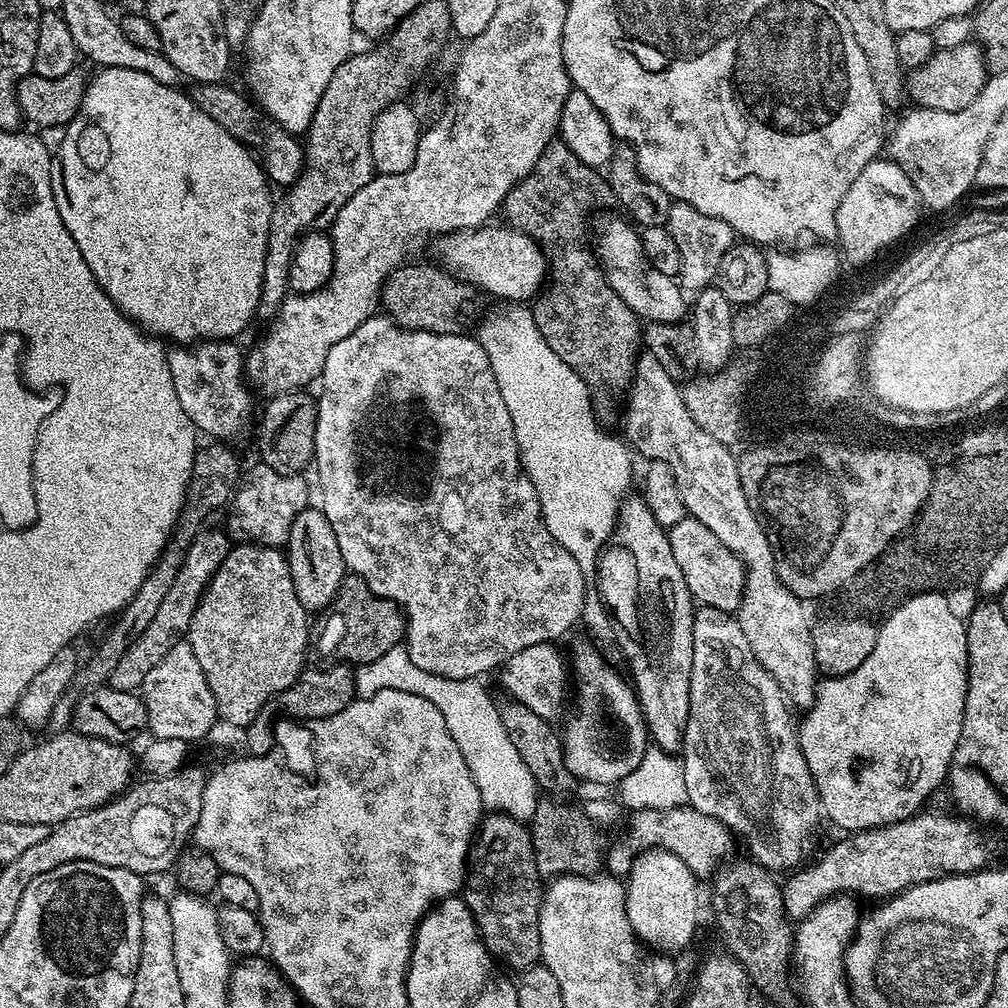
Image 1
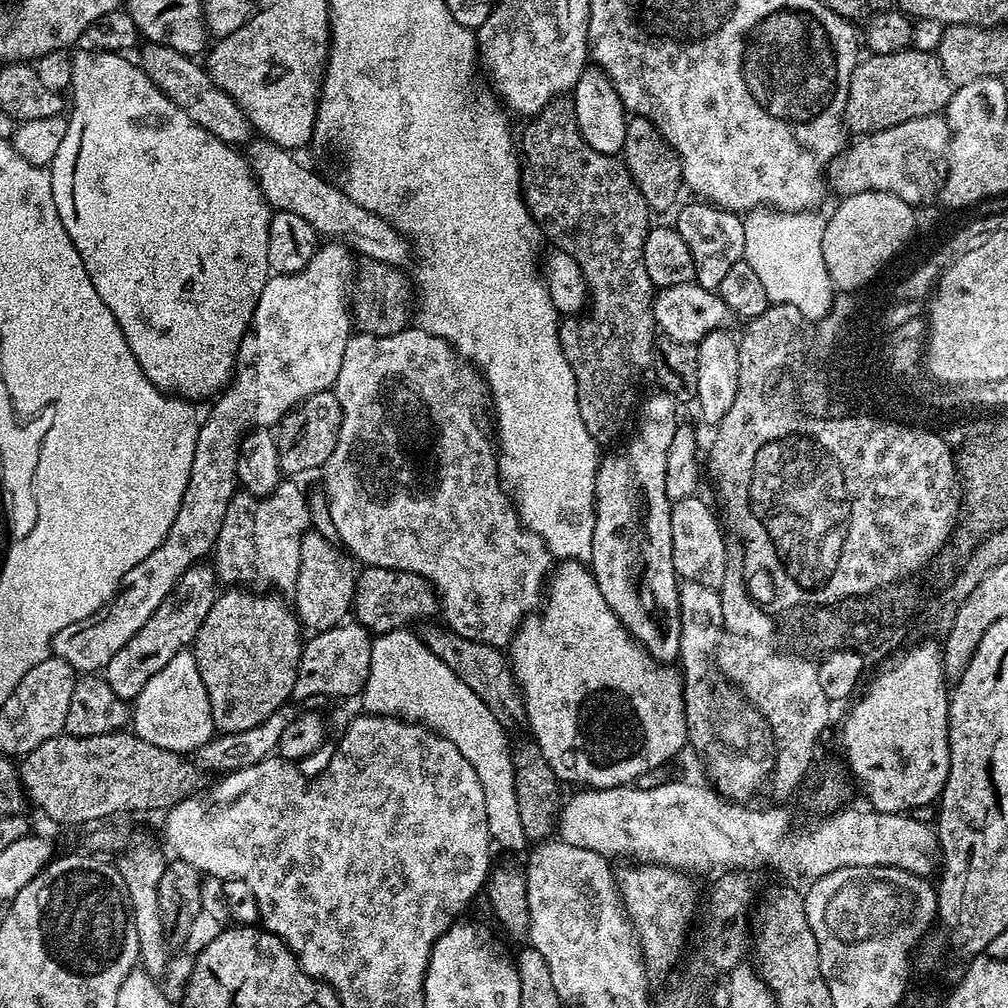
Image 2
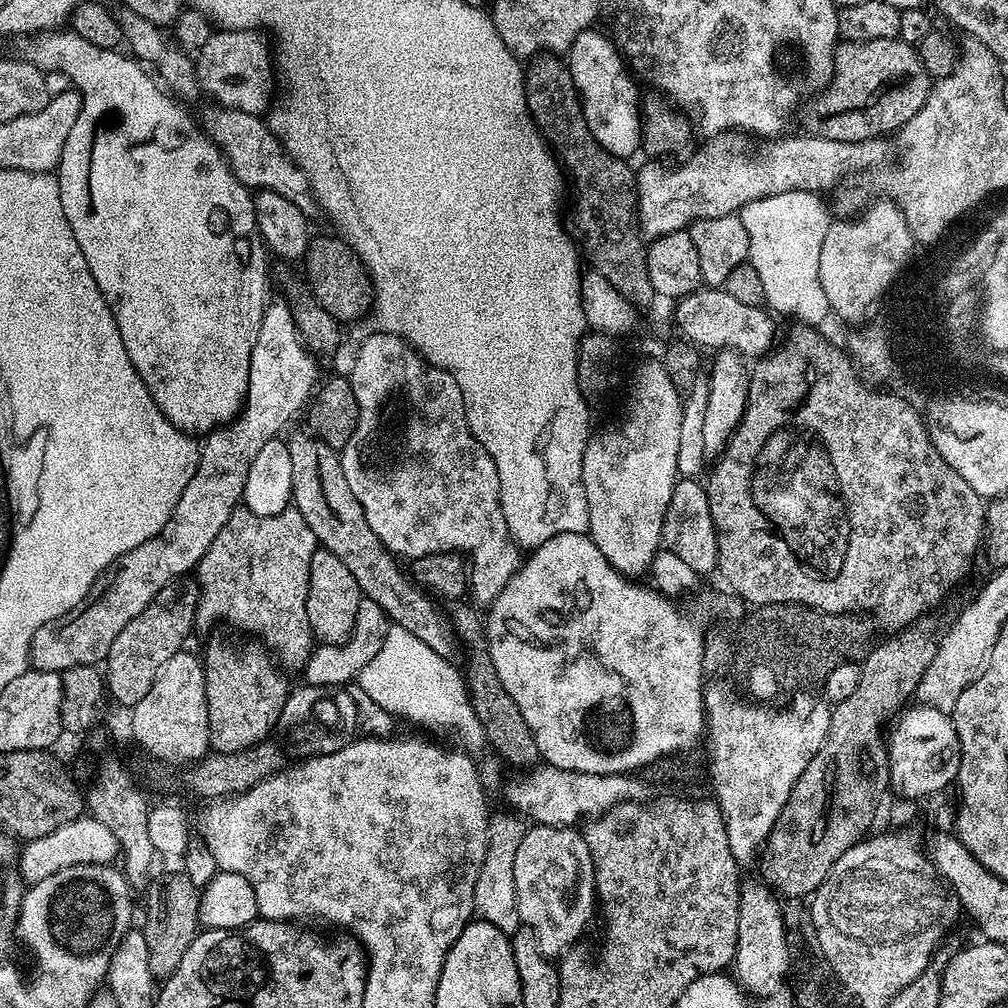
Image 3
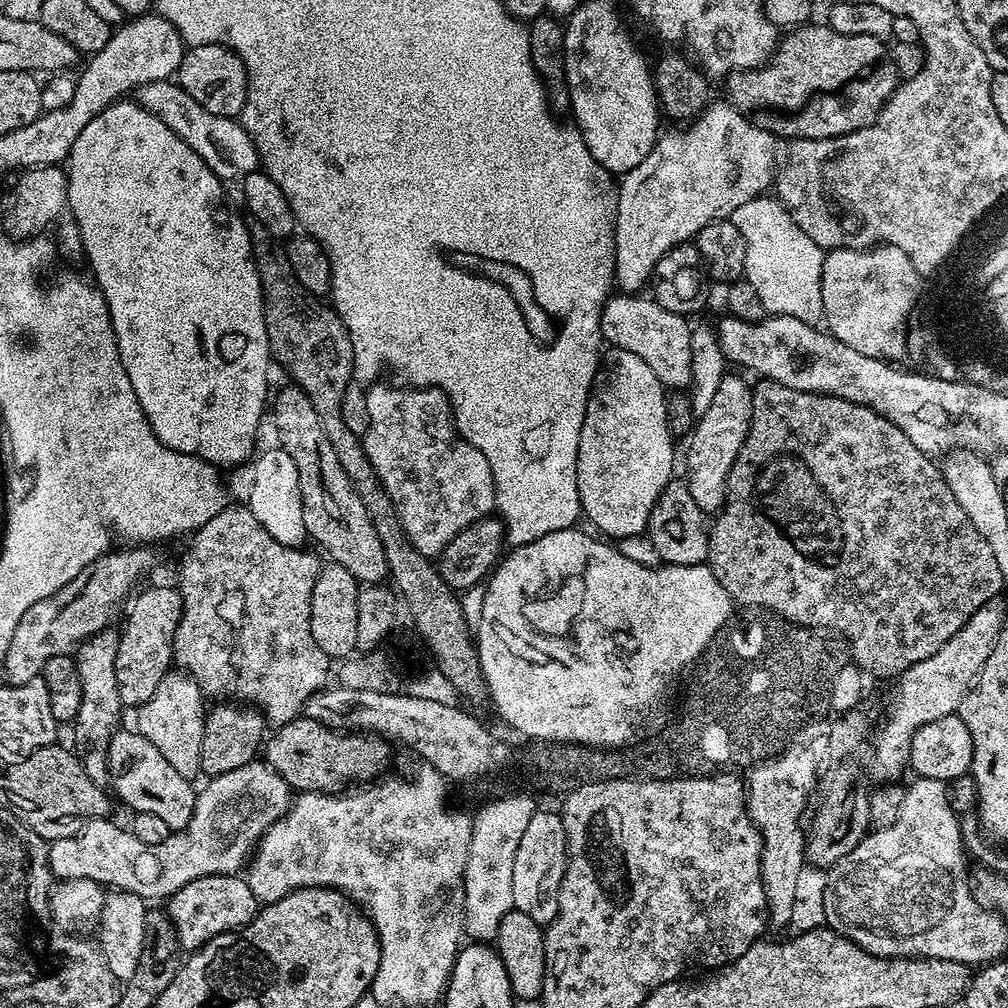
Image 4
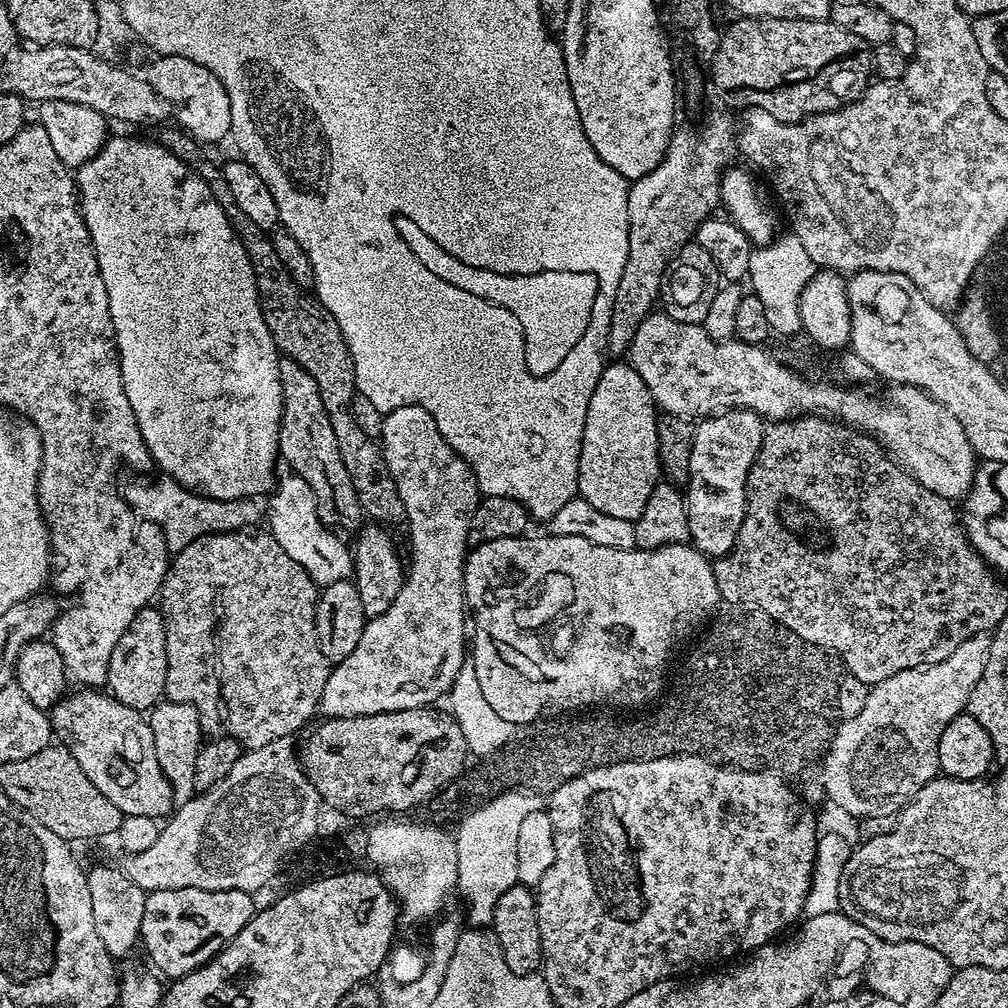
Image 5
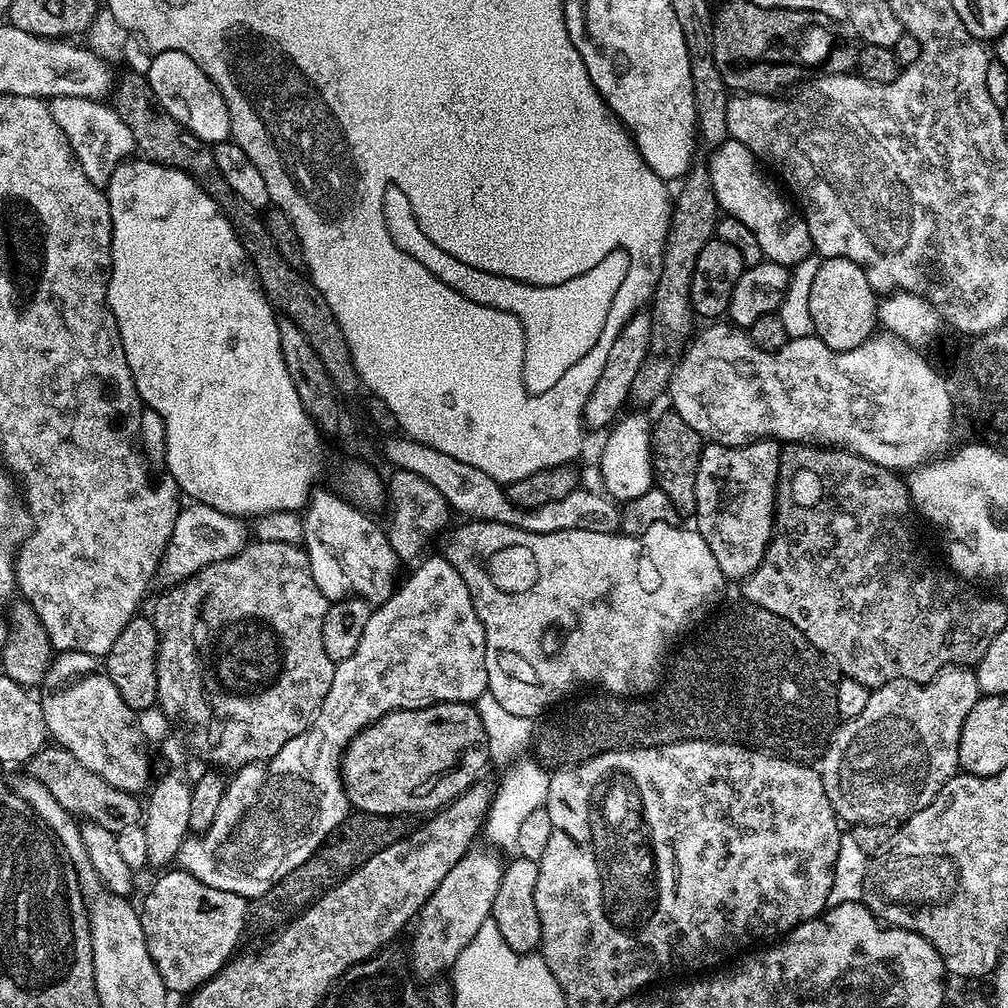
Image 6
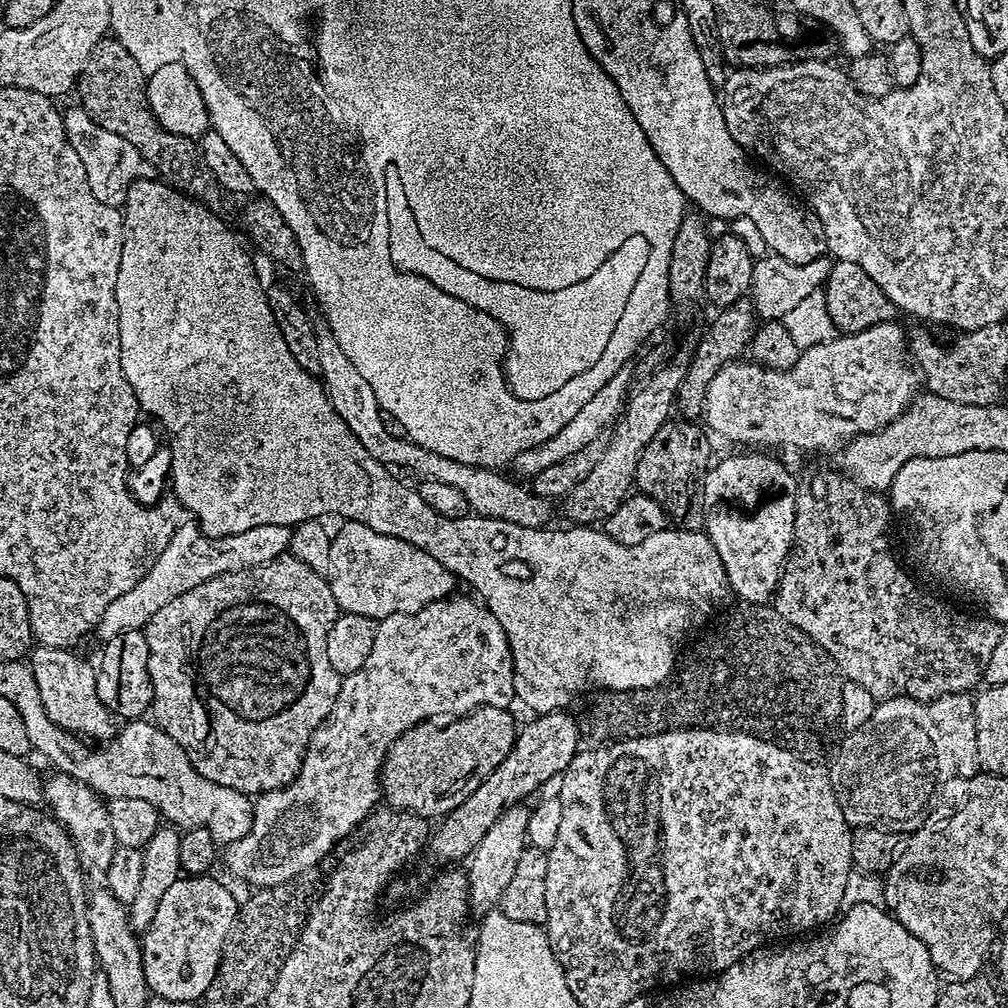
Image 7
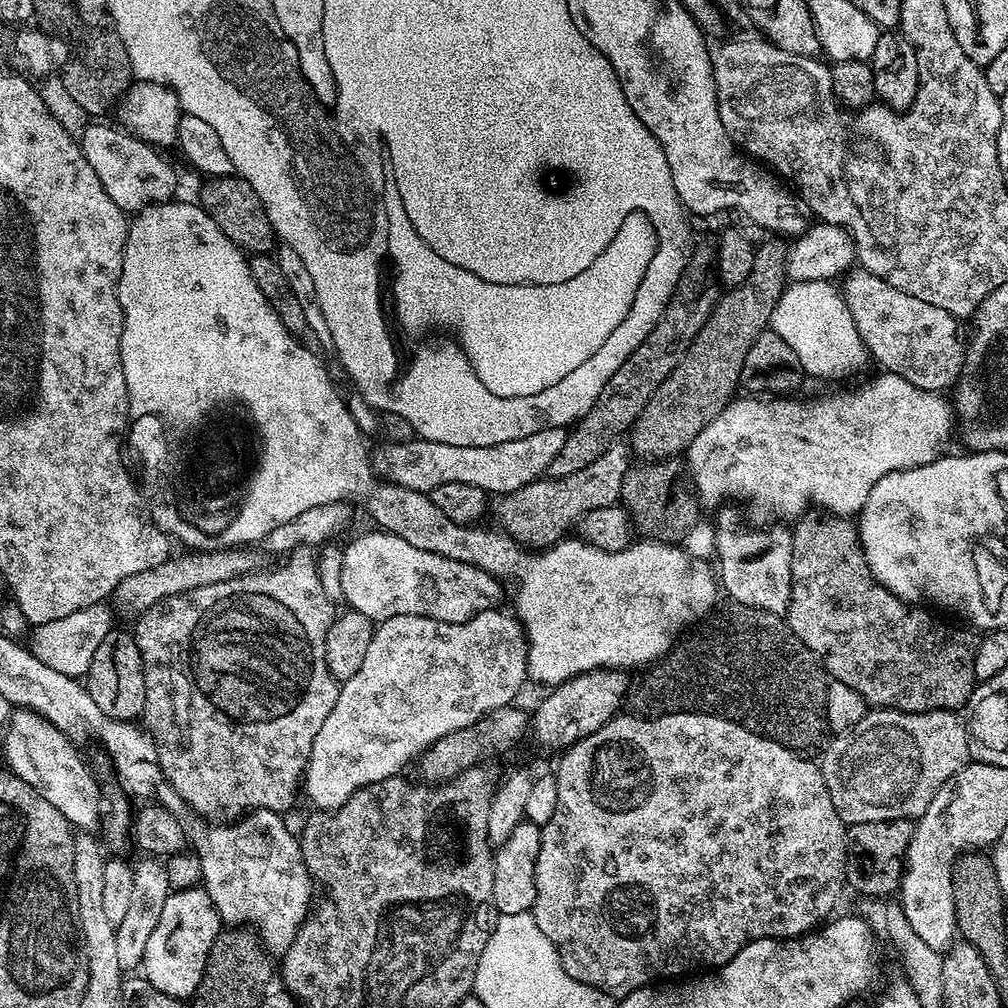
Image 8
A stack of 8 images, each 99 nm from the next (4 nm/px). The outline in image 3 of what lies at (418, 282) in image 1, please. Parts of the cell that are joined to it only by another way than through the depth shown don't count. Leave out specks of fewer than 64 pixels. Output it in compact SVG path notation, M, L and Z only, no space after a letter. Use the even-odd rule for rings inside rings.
M339 235L316 236L308 241L308 249L302 261L304 272L308 275L307 287L311 295L326 310L326 314L348 326L351 320L360 320L374 308L372 280L364 269L364 263L354 254L354 250ZM312 287L312 288L311 288Z

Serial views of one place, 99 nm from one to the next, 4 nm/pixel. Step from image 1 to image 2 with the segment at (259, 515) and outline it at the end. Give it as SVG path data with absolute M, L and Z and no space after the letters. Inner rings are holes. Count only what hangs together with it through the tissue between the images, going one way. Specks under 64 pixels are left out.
M292 478L281 479L280 485L268 496L252 496L240 490L232 497L214 549L216 578L221 585L241 584L252 590L295 593L298 562L302 562L302 538L312 523L308 496L295 482Z

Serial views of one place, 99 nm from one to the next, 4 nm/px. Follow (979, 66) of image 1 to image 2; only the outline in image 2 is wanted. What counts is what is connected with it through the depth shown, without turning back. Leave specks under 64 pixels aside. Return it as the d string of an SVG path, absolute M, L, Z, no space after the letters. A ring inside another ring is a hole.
M909 46L894 54L868 54L865 57L856 65L860 76L860 100L856 100L856 80L850 78L844 111L857 133L867 134L875 124L890 127L919 116L940 114L947 109L954 87L936 52L919 52Z

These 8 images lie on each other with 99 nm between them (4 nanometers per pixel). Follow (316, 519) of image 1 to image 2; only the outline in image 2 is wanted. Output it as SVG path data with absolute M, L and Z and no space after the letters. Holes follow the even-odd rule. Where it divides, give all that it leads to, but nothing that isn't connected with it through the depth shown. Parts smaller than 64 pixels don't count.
M315 530L308 531L302 538L302 562L298 562L298 582L294 593L294 611L301 625L317 633L345 623L347 616L344 615L352 612L357 575L353 557L333 537L323 536Z

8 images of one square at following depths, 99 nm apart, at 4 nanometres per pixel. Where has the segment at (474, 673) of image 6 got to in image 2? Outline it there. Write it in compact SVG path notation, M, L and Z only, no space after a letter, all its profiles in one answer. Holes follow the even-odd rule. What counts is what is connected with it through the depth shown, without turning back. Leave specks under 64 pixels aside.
M409 326L398 334L389 336L353 334L348 337L346 354L342 354L342 370L338 370L334 391L338 402L341 403L343 416L337 445L334 446L334 452L330 454L329 460L324 463L322 474L324 474L325 488L323 491L328 497L328 513L333 526L336 527L336 536L343 547L361 565L369 568L393 568L398 573L429 580L438 593L439 611L441 613L444 611L443 623L462 638L470 638L474 642L482 642L492 648L503 649L511 645L516 629L520 627L524 618L531 616L541 607L542 593L554 568L554 557L548 551L546 542L524 526L519 512L516 511L513 497L502 483L497 445L493 437L489 433L488 437L484 433L483 426L480 425L480 407L483 404L485 407L490 393L476 365L465 360L441 336L430 334L419 326Z

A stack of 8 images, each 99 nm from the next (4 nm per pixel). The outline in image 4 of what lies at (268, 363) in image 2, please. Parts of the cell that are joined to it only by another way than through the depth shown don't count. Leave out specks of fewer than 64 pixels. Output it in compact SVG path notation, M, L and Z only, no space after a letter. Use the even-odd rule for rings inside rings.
M151 547L129 548L132 549L126 552L105 552L86 565L71 582L62 586L50 598L32 601L30 610L22 614L10 638L7 654L2 657L2 664L8 671L8 684L25 684L37 679L51 665L48 663L55 656L75 653L85 640L105 631L111 625L108 623L115 618L120 603L133 595L134 589L141 583L139 580L152 568L152 552L148 549Z

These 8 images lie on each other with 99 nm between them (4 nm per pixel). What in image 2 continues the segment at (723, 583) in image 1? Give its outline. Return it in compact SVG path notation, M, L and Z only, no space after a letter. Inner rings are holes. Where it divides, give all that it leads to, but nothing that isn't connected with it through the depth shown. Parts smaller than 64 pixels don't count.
M699 495L687 496L675 501L670 514L670 538L674 550L674 566L680 580L698 582L707 588L719 589L726 578L730 561L724 545L724 532L712 513L712 508Z

